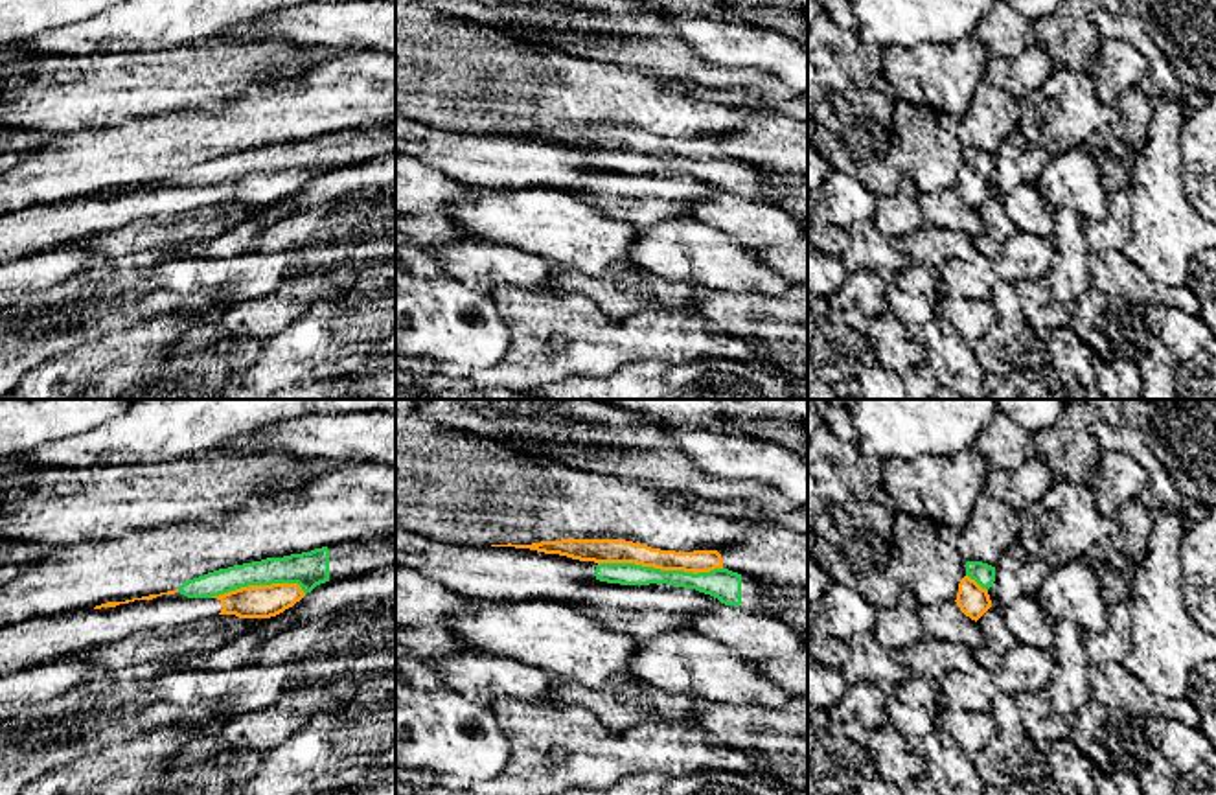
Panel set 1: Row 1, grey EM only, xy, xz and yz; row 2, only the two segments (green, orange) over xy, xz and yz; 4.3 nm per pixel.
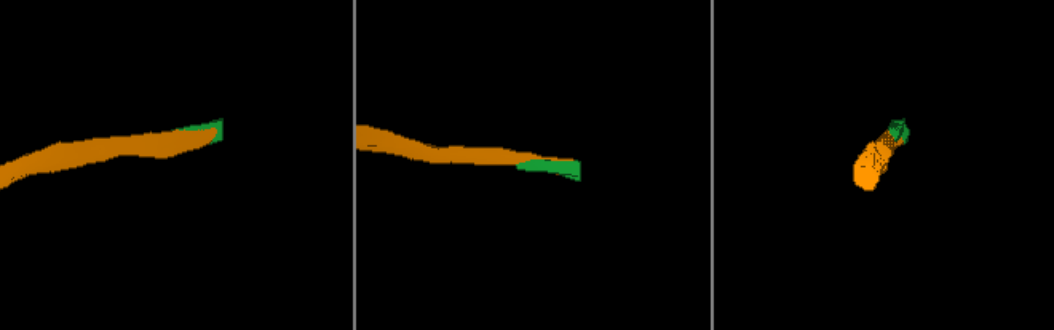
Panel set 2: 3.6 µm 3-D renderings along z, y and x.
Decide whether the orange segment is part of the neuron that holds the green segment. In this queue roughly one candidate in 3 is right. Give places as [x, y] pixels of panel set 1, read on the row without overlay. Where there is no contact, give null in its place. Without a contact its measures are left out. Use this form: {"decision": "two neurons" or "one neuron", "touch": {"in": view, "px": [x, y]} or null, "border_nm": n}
{"decision": "one neuron", "touch": {"in": "xz", "px": [659, 157]}, "border_nm": 550}

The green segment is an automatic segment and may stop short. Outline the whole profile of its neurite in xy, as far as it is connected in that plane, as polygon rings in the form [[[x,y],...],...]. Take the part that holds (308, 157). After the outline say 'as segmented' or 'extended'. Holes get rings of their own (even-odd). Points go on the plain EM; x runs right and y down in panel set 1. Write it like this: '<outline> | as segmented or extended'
[[[396,123],[373,125],[368,129],[342,129],[315,136],[311,140],[219,156],[184,169],[177,179],[188,186],[217,186],[223,191],[219,202],[239,206],[270,206],[300,190],[316,173],[329,167],[342,167],[357,162],[370,162],[375,156],[396,151]]] | extended

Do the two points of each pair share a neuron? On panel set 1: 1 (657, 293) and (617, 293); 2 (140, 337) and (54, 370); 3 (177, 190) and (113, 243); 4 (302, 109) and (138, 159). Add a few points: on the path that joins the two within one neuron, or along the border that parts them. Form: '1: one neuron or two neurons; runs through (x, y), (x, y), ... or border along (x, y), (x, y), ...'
1: one neuron; runs through (648, 293), (626, 293)
2: one neuron; runs through (118, 359), (113, 365), (76, 370)
3: two neurons; border along (186, 208), (170, 216), (138, 218), (103, 232)
4: one neuron; runs through (262, 116), (225, 133), (179, 140)

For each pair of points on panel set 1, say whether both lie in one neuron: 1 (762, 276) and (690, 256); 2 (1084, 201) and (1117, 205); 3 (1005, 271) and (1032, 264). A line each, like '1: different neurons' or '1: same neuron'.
1: same neuron
2: different neurons
3: same neuron

